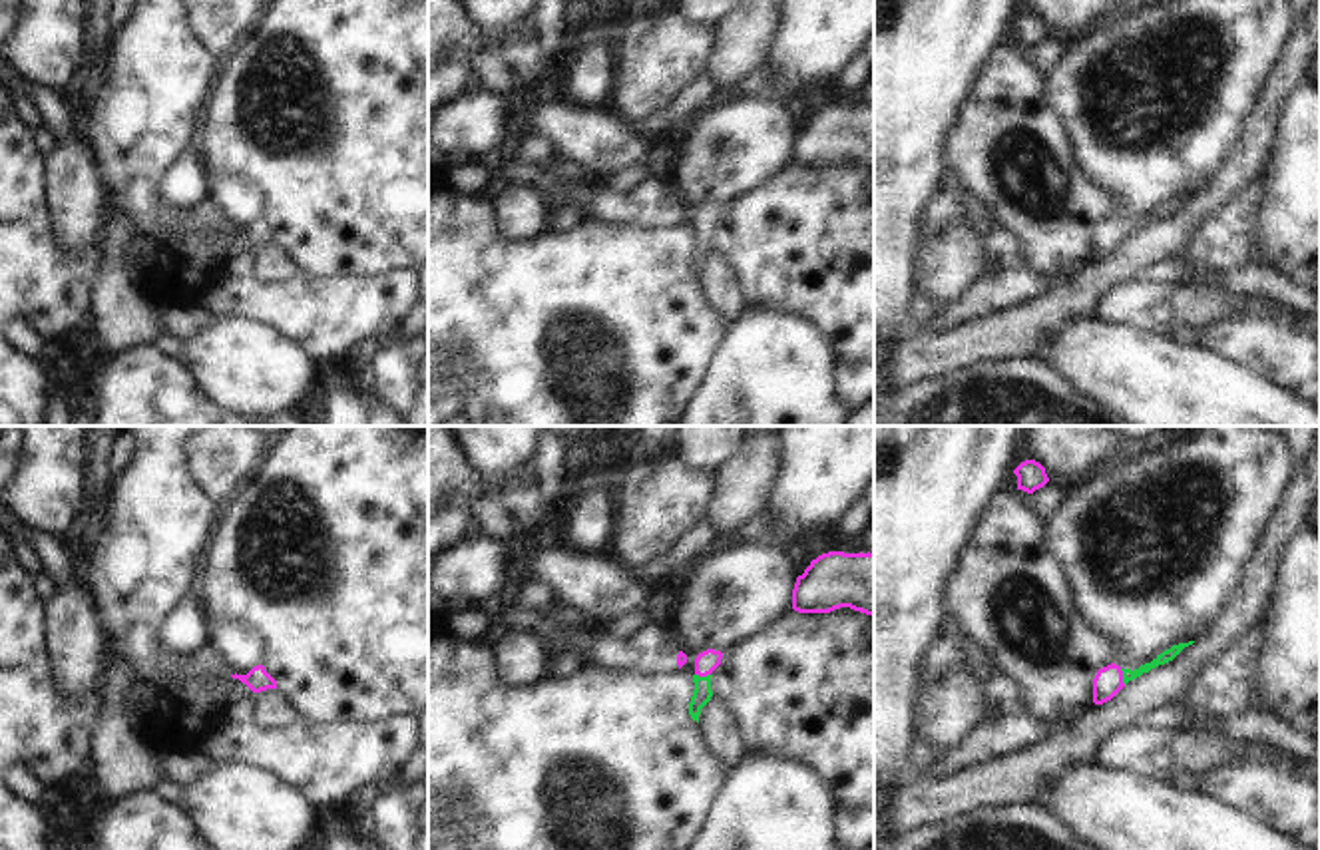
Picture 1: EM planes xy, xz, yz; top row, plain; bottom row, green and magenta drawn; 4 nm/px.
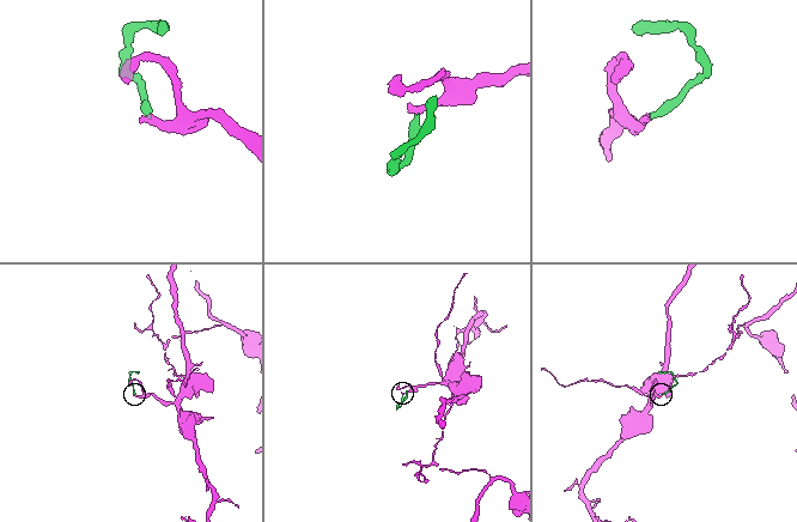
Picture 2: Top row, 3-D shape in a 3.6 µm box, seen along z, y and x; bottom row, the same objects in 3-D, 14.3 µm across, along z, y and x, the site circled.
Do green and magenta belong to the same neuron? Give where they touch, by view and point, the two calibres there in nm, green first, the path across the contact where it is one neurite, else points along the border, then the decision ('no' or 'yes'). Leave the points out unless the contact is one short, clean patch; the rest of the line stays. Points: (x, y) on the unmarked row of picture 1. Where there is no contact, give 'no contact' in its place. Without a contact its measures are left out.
contact xz (703, 231); calibres 80 and 90 nm; way xz (701, 249), (703, 231), (707, 215); yes

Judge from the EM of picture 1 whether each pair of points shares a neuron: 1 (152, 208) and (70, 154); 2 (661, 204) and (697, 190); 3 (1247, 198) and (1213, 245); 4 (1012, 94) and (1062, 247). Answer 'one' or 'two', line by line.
1: two
2: two
3: one
4: one

